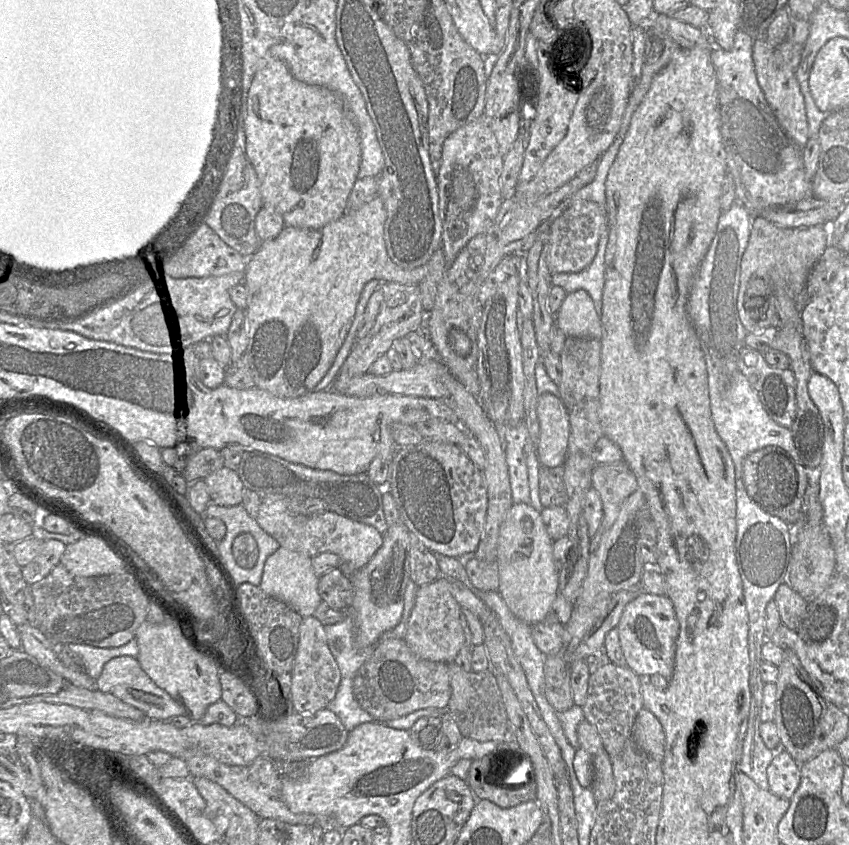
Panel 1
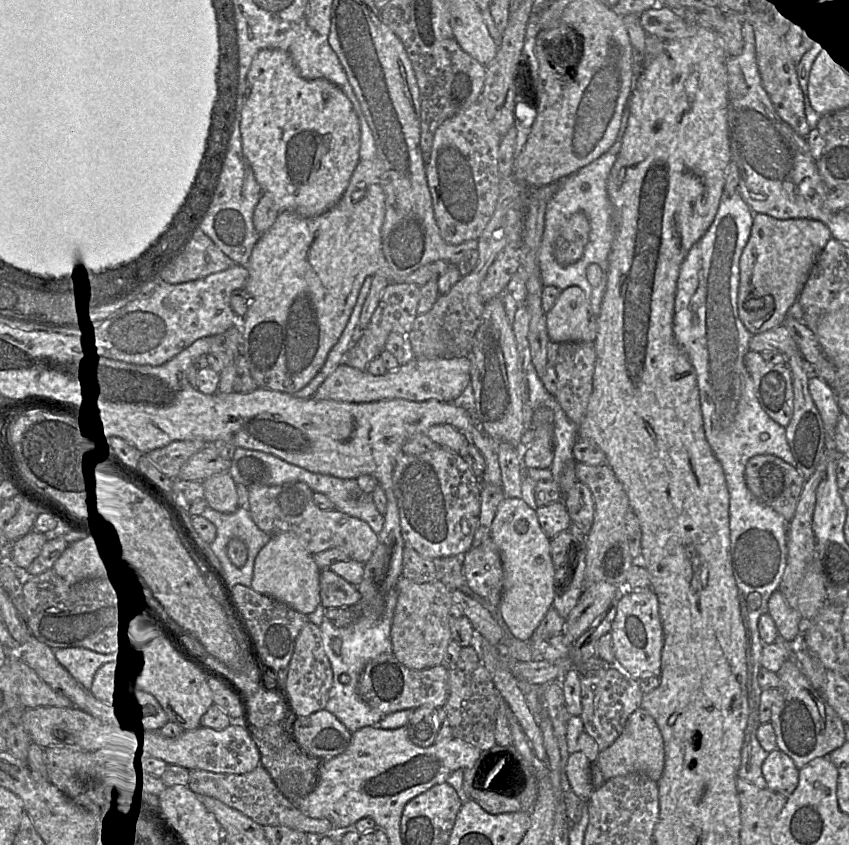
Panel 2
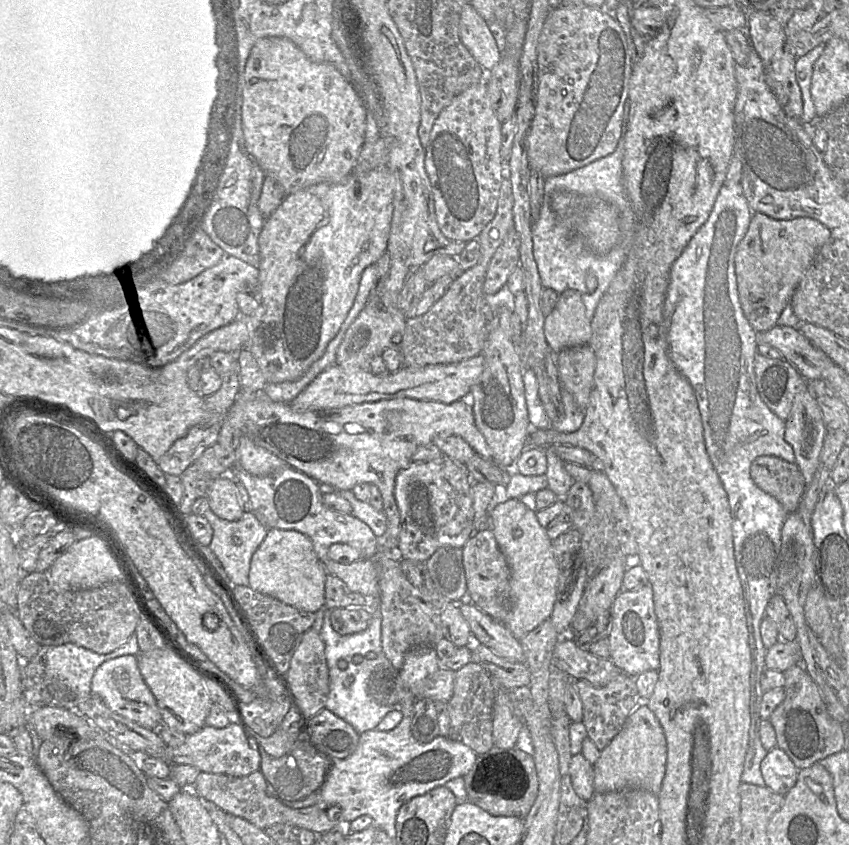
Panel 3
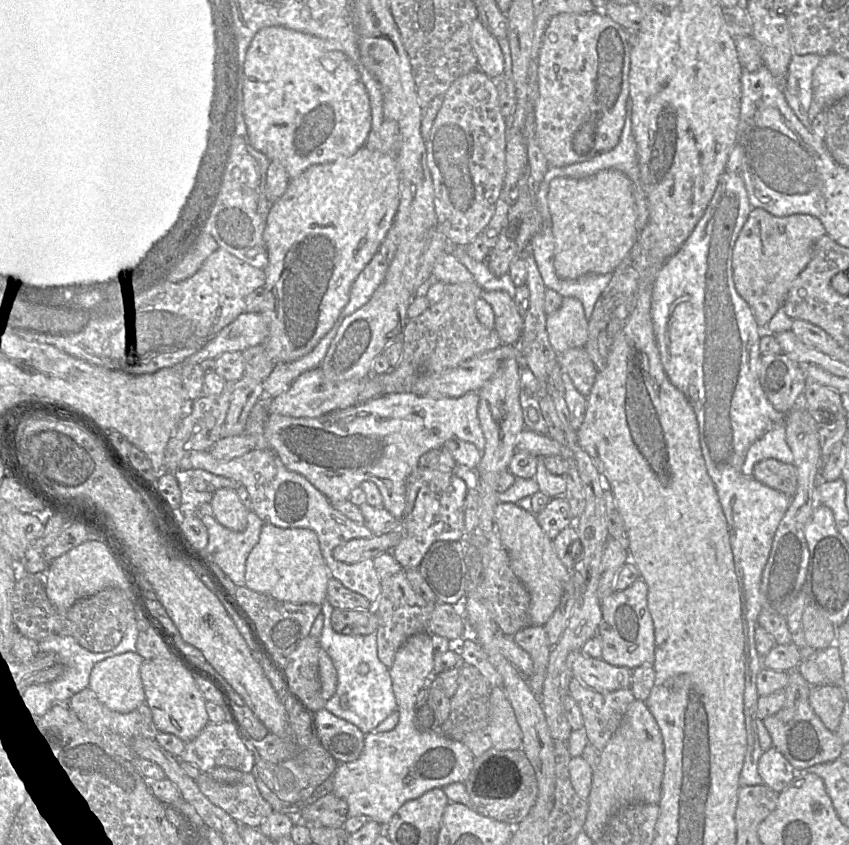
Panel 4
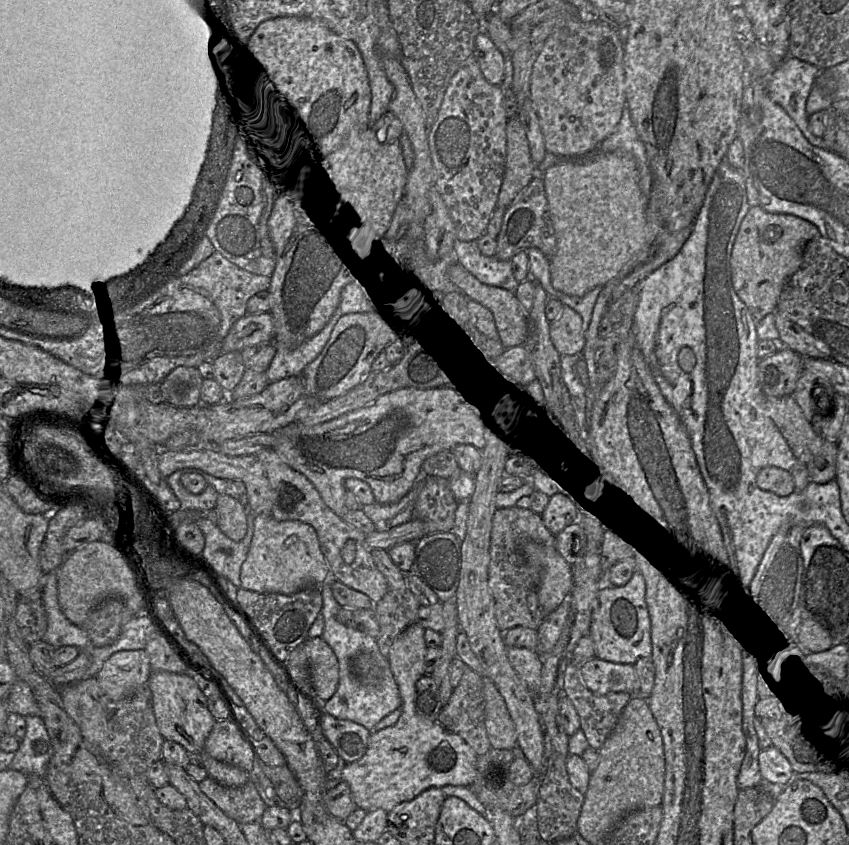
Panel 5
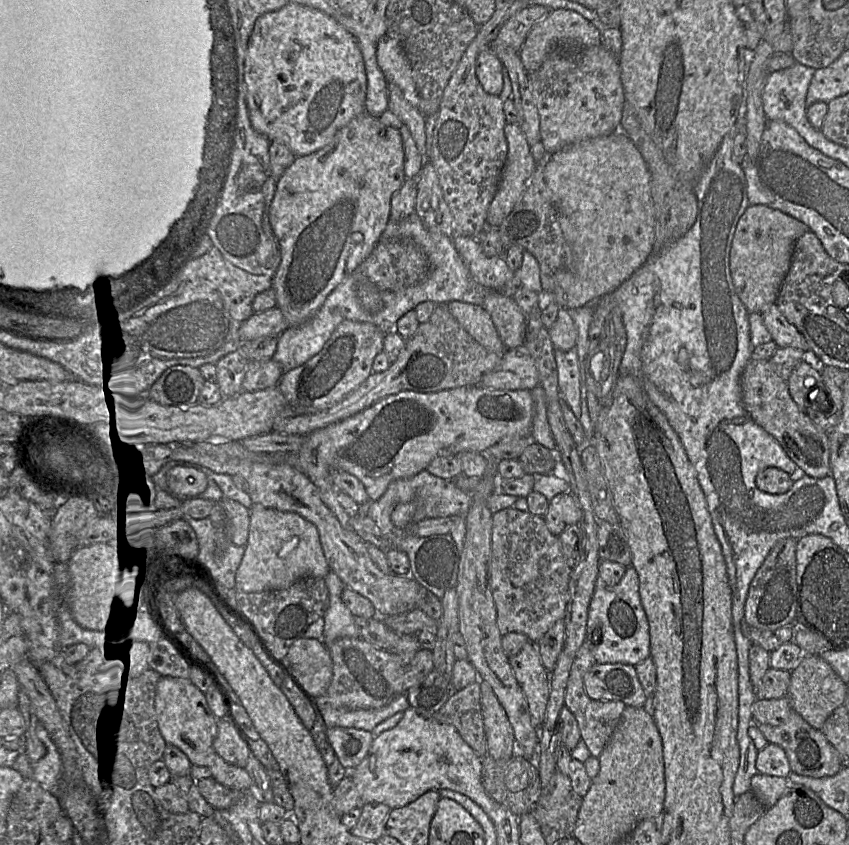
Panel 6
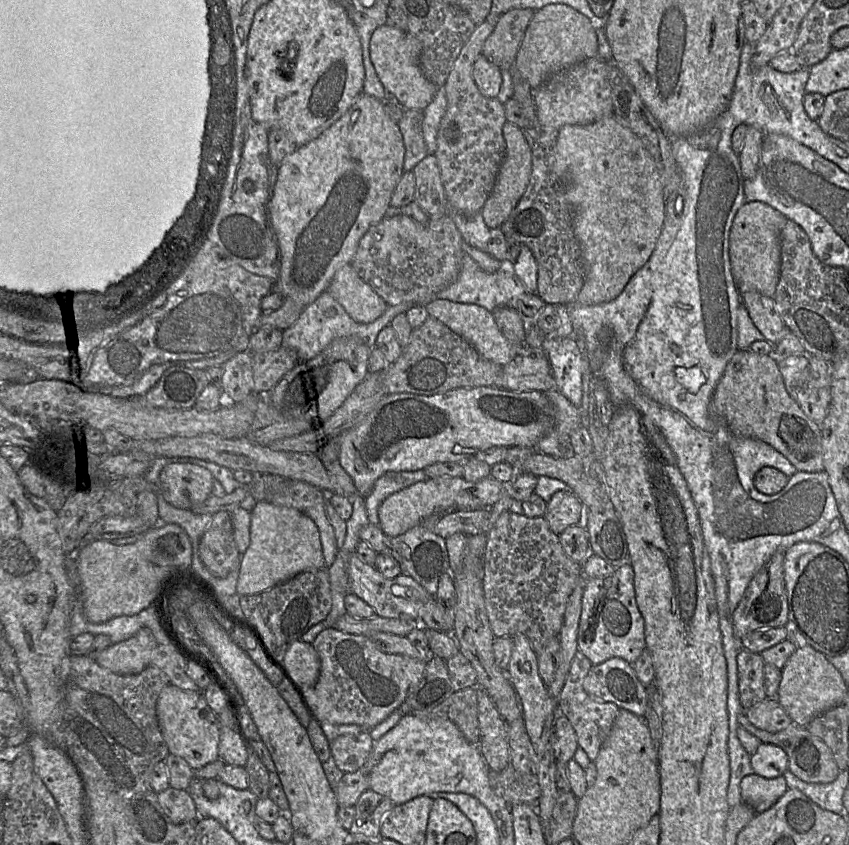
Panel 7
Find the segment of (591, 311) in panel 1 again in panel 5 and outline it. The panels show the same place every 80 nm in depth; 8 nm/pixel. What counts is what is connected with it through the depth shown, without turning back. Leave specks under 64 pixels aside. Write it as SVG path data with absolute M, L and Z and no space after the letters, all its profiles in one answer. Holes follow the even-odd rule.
M563 305L558 317L549 323L551 341L560 355L581 354L586 343L582 317Z

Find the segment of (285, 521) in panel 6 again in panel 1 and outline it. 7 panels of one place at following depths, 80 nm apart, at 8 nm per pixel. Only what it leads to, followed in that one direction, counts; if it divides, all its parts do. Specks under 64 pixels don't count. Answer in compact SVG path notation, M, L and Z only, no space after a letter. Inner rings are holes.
M280 546L266 559L259 585L266 594L284 602L303 618L313 615L322 601L318 592L319 577L313 571L311 558Z

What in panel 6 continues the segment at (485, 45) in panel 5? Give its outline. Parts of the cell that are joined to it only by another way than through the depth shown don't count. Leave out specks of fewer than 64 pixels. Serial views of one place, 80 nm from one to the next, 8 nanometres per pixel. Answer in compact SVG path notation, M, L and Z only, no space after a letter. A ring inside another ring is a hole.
M491 47L483 49L476 60L476 76L484 91L499 95L503 87L503 64Z

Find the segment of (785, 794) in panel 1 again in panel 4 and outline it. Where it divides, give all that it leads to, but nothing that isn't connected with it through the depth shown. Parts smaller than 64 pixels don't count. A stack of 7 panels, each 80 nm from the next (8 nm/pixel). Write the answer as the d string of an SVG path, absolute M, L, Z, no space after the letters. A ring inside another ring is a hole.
M772 746L767 751L763 751L758 763L758 773L764 785L779 793L794 780L795 769Z

